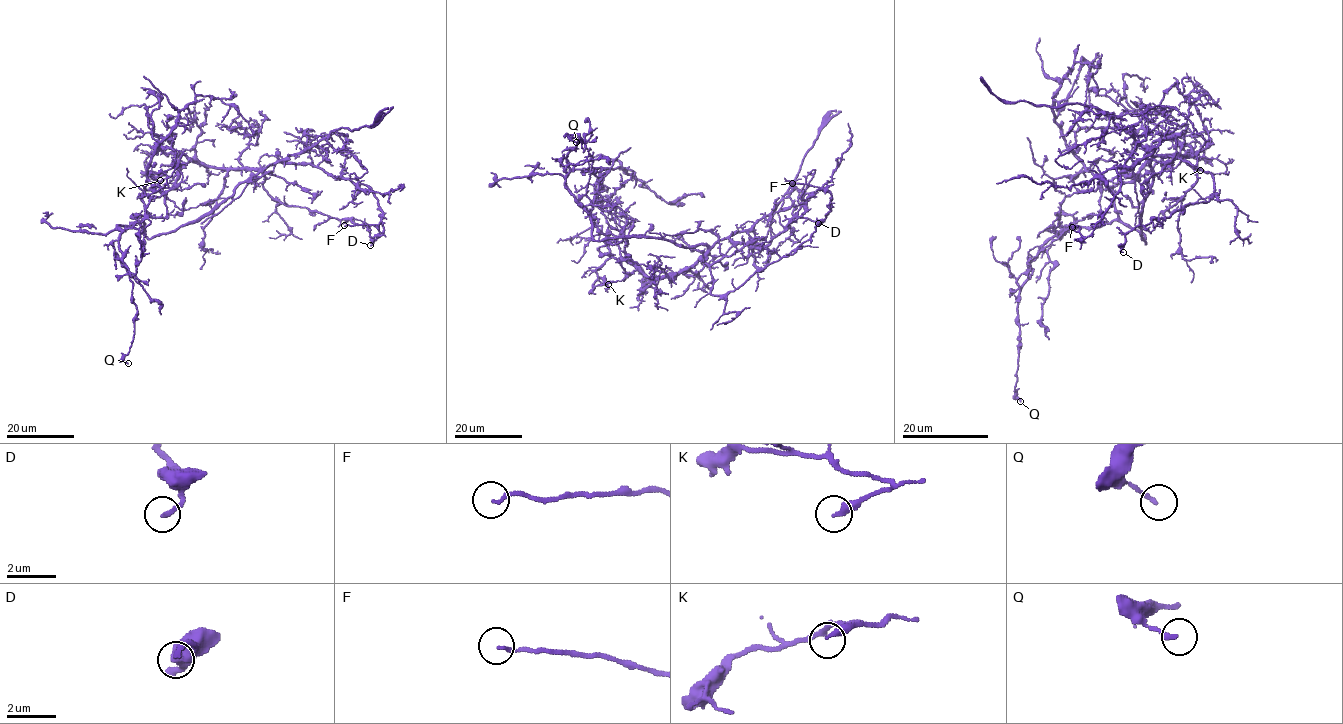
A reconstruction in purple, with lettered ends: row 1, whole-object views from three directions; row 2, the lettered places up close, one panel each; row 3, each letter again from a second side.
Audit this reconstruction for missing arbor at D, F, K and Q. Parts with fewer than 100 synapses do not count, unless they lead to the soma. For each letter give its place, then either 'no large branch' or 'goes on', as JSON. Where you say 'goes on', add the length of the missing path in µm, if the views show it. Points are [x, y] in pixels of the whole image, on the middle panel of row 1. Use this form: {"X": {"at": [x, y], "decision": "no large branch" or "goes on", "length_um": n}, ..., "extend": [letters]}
{"D": {"at": [818, 223], "decision": "no large branch"}, "F": {"at": [792, 183], "decision": "no large branch"}, "K": {"at": [608, 284], "decision": "no large branch"}, "Q": {"at": [576, 142], "decision": "no large branch"}, "extend": []}

